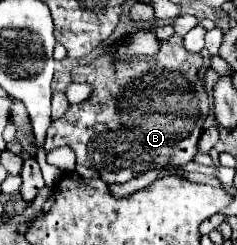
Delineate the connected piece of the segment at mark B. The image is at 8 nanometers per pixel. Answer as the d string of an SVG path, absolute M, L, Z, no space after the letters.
M179 35L165 39L161 51L155 57L137 57L129 63L117 63L107 51L103 51L89 67L73 71L73 79L91 83L93 93L87 101L71 105L61 119L51 123L45 149L51 151L61 145L69 145L77 155L77 163L95 169L105 183L127 183L129 179L149 169L189 163L197 155L203 121L209 113L209 95L205 87L197 81L197 71L201 63L201 53L191 55L183 47L183 37Z

